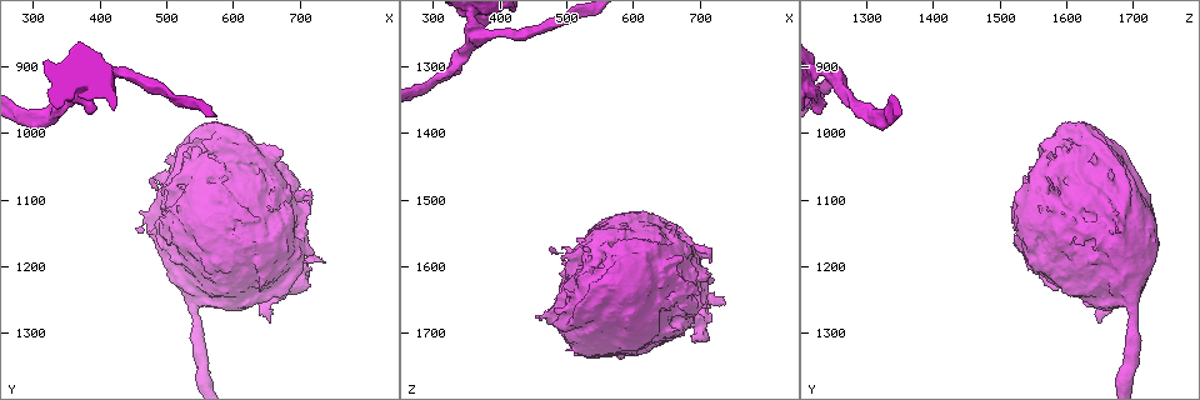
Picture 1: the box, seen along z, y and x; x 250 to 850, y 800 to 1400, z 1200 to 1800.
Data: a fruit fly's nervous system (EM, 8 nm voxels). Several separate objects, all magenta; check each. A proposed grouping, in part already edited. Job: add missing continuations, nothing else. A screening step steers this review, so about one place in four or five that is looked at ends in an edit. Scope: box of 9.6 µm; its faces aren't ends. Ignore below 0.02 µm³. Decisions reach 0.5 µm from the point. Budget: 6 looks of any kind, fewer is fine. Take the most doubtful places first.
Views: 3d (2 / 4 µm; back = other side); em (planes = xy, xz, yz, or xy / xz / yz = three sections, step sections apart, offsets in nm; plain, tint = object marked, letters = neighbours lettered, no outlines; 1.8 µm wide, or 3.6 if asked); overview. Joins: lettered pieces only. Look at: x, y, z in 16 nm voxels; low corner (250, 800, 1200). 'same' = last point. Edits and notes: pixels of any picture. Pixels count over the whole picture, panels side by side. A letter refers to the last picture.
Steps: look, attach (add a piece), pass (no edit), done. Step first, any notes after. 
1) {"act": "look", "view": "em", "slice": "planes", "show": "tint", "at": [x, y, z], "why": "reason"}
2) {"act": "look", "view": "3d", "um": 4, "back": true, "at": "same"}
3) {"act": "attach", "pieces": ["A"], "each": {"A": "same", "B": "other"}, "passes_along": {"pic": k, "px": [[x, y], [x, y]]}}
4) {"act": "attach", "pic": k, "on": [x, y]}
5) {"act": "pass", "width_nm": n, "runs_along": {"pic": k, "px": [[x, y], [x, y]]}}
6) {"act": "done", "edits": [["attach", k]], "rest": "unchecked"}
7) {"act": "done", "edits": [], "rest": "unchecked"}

{"act": "look", "view": "3d", "um": 4, "at": [660, 1280, 1650], "why": "thick end"}

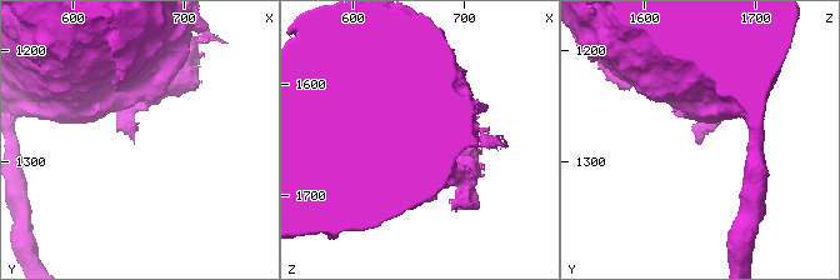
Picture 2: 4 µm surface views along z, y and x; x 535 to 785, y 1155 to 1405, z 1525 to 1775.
{"act": "look", "view": "em", "slice": "xz", "step": 8, "show": "letters", "at": [658, 1280, 1648], "why": "now the EM"}

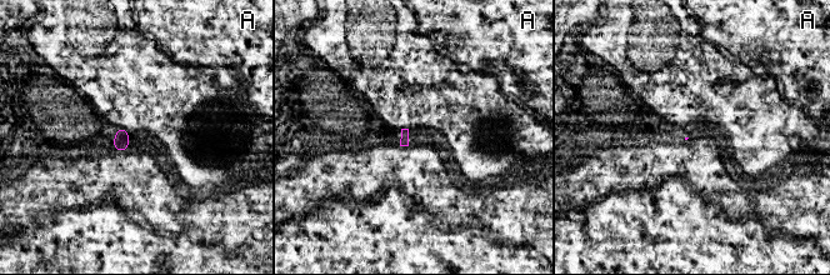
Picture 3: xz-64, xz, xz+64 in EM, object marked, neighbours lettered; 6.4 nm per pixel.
{"act": "look", "view": "em", "slice": "planes", "show": "letters", "at": "same"}

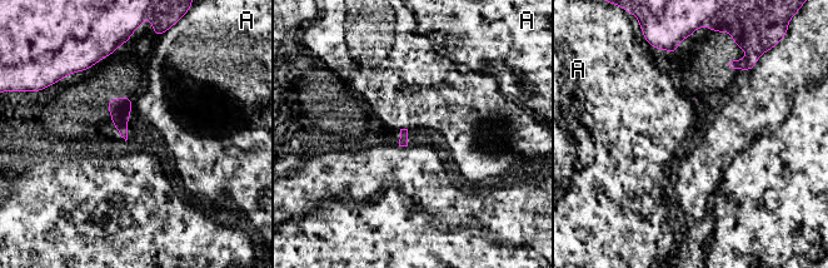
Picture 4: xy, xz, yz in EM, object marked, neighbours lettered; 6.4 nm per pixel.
{"act": "pass", "each": {"A": "other"}, "border": {"pic": 4, "px": [[400, 128], [407, 129]]}, "found": "no lettered piece goes on from it"}

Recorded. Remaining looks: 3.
{"act": "look", "view": "em", "slice": "xz", "step": 8, "show": "tint", "at": [365, 915, 1245], "why": "arms part here"}

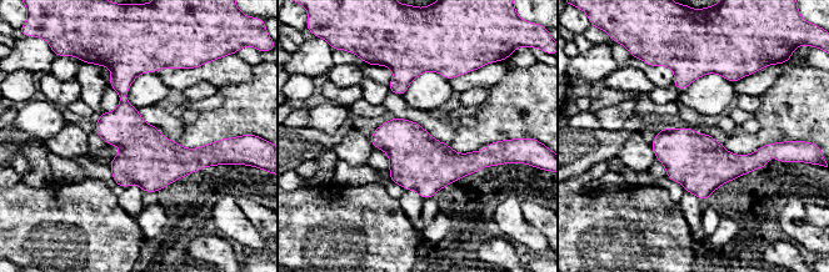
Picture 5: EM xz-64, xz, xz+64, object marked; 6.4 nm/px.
{"act": "look", "view": "em", "slice": "planes", "show": "tint", "at": "same", "why": "another direction"}

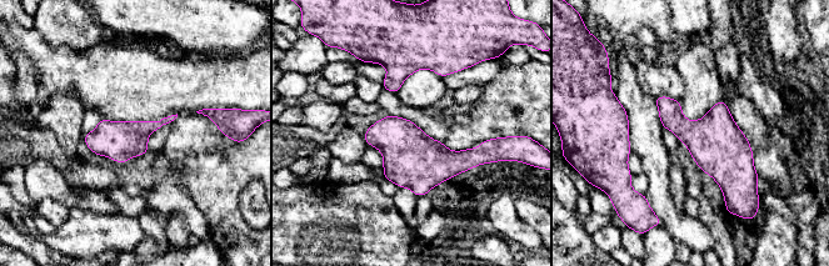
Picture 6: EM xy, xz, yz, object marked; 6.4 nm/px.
{"act": "look", "view": "em", "slice": "planes", "show": "letters", "at": "same"}

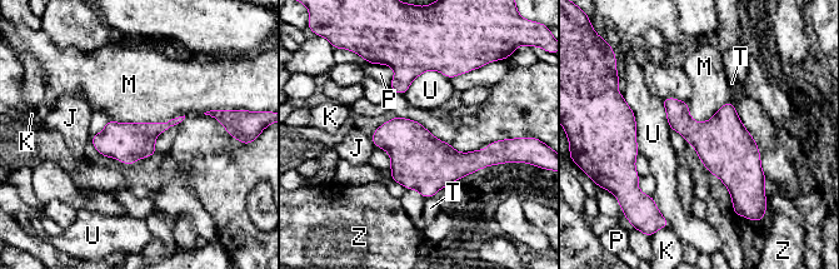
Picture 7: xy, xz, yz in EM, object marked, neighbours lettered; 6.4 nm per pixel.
{"act": "pass", "each": {"J": "other", "K": "other", "M": "other", "P": "other", "T": "other", "U": "other", "Z": "other"}, "border": {"pic": 7, "px": [[184, 114], [159, 123], [108, 119]]}, "found": "none of them fits"}

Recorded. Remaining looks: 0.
{"act": "done", "edits": [], "rest": "unchecked"}

